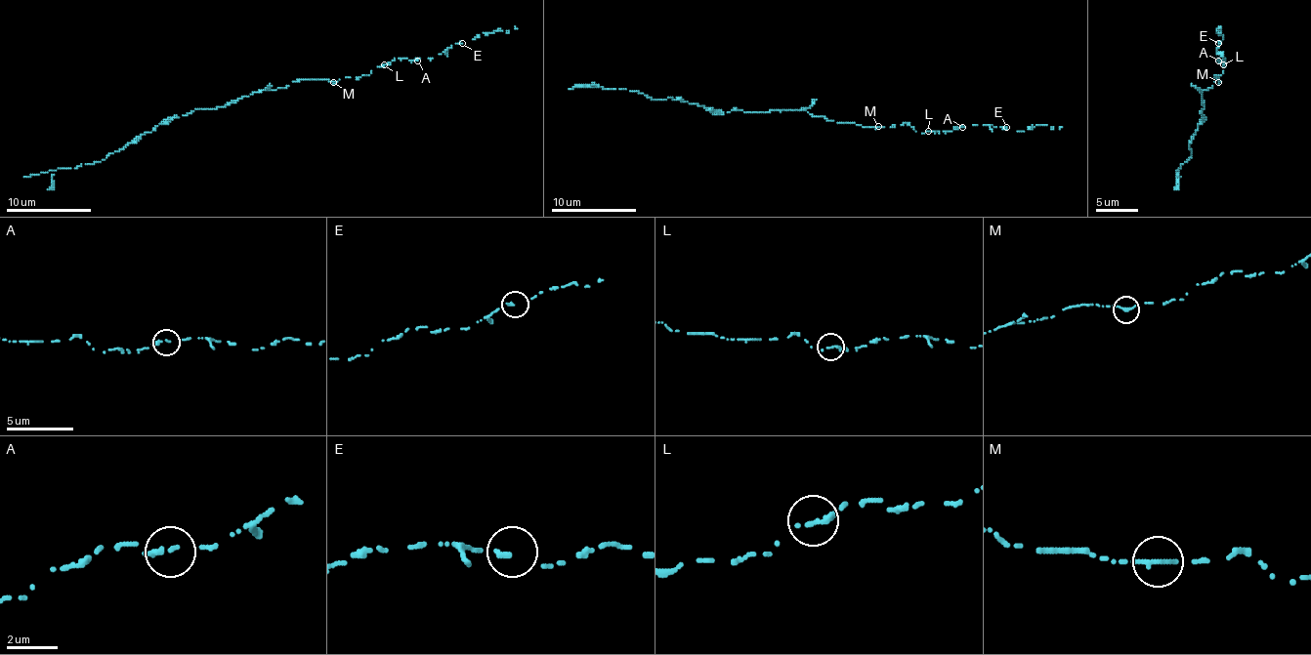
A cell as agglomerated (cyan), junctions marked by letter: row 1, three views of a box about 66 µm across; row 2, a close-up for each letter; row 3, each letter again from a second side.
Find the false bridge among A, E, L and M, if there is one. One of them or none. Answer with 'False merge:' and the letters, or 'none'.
False merge: none

